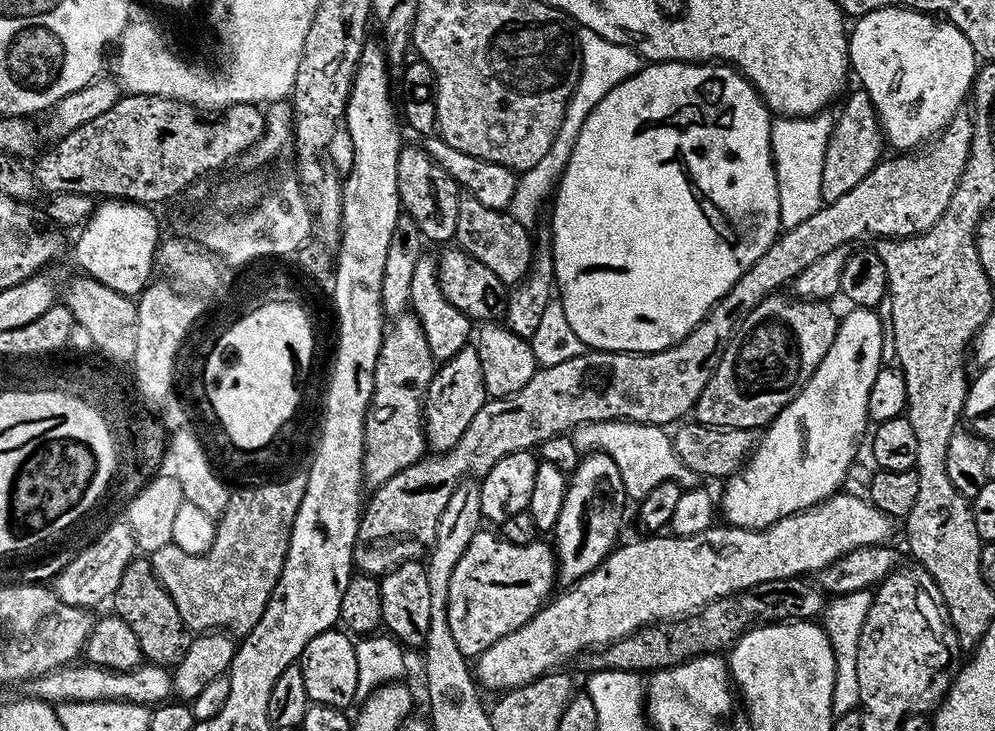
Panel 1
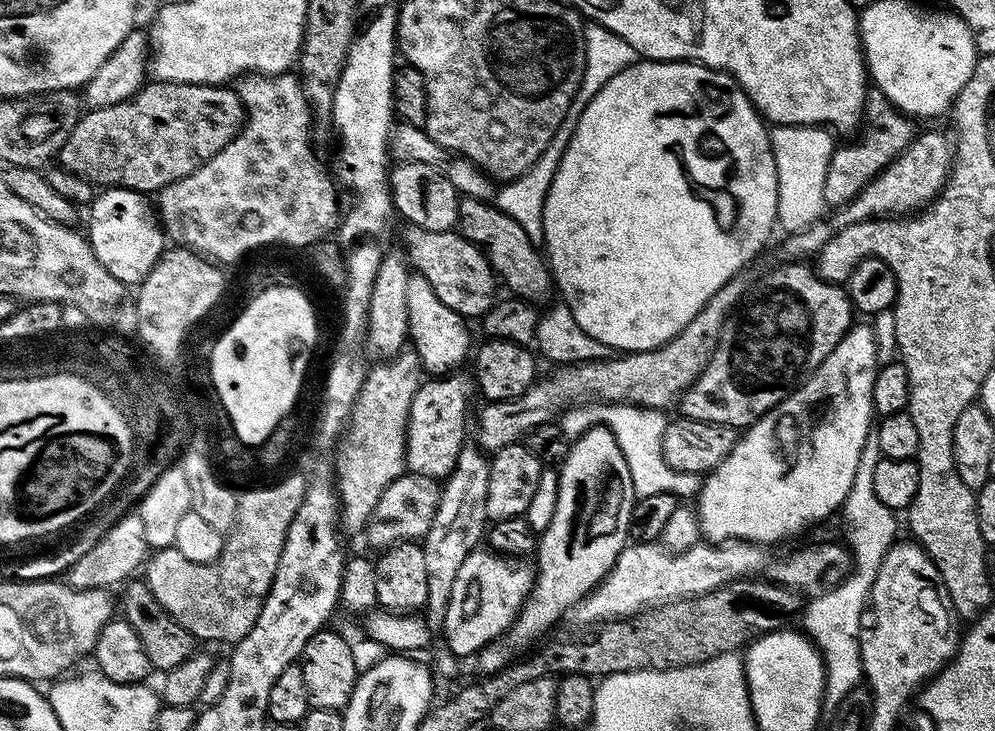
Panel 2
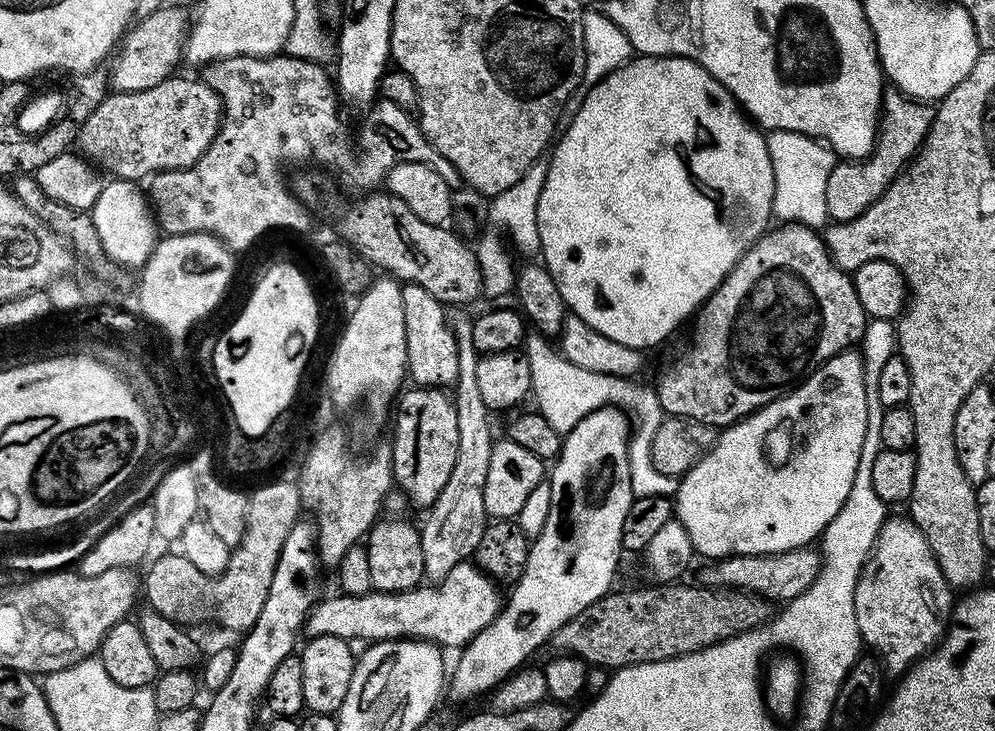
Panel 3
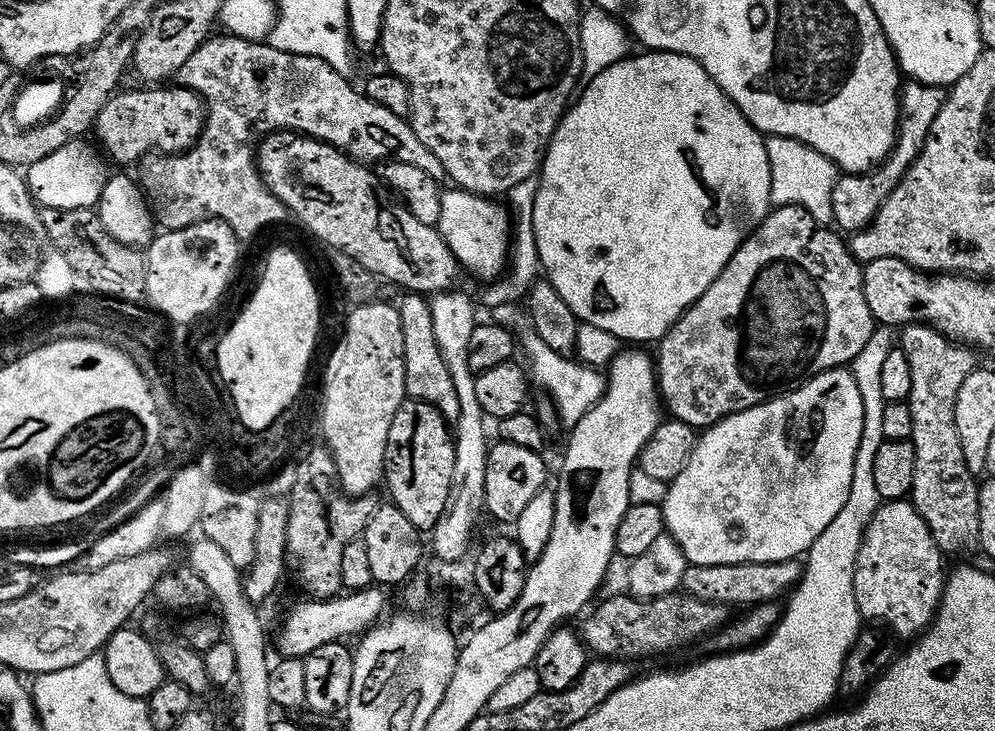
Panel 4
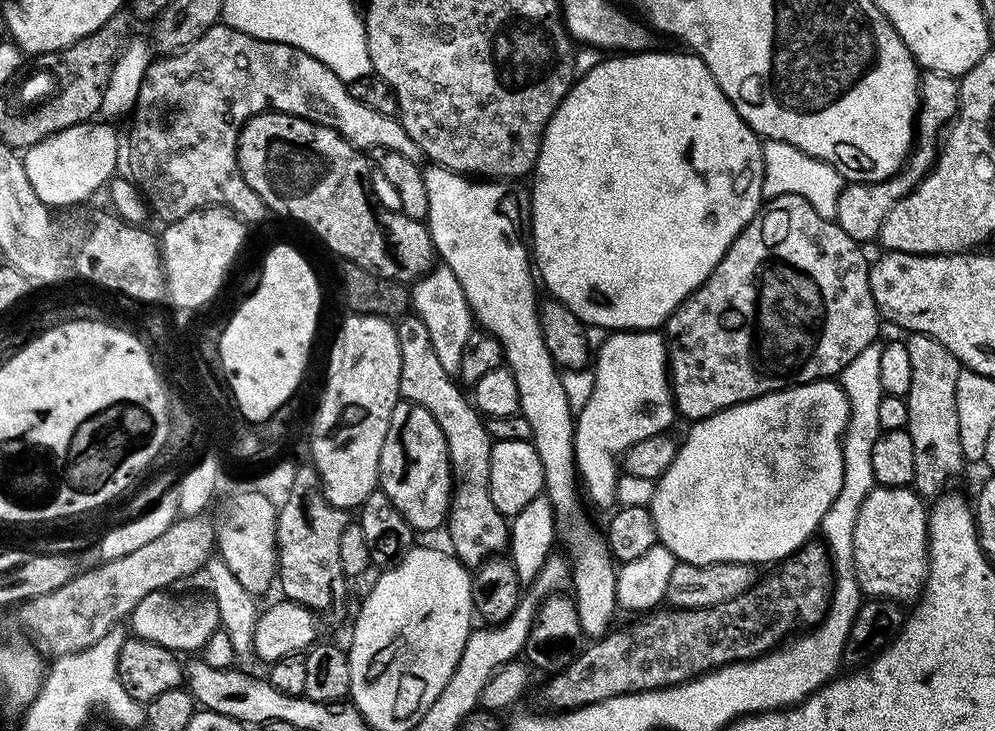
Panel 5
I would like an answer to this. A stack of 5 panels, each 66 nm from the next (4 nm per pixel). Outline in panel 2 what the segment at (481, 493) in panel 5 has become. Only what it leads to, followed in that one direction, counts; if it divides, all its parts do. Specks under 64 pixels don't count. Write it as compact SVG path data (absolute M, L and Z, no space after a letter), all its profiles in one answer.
M415 274L409 275L406 282L406 318L411 351L418 354L421 369L429 377L447 376L457 371L464 359L464 363L469 359L474 348L472 336L468 333L469 321L462 314L450 310L450 306L434 294L434 286L430 286L426 278Z

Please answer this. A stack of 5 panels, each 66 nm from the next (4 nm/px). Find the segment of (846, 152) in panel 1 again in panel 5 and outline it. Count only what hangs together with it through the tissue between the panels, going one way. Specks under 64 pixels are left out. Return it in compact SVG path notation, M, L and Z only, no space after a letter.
M925 71L920 78L920 107L916 113L914 143L904 165L890 178L873 184L845 183L838 194L835 221L842 230L846 230L846 234L850 234L850 238L854 238L857 242L865 242L864 240L875 241L879 237L882 222L886 222L886 214L890 214L890 210L894 210L898 201L909 196L920 185L921 180L936 163L942 133L956 119L958 109L960 109L959 79L941 72Z

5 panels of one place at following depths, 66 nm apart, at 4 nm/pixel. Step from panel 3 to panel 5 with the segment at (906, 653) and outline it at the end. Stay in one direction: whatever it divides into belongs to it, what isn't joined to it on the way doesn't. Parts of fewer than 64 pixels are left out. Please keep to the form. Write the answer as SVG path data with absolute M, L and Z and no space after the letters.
M873 486L866 502L862 502L862 510L858 510L858 522L854 526L854 554L852 563L856 569L856 581L860 583L860 591L865 597L878 600L894 600L905 602L904 600L915 601L921 595L923 586L928 581L928 513L929 509L924 508L925 501L911 487L906 488L882 488Z

